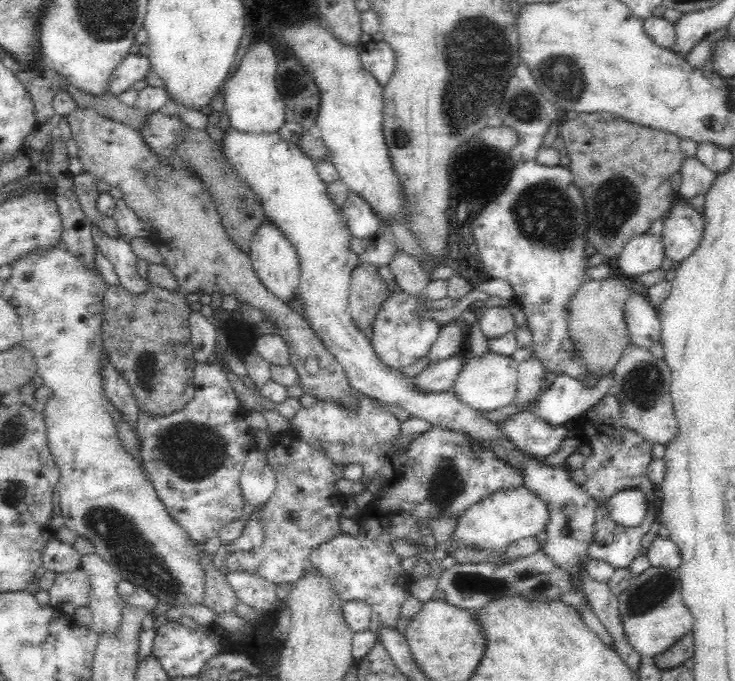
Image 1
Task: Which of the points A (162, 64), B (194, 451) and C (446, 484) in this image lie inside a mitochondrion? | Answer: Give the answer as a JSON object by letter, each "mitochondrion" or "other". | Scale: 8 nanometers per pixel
{"A":"other","B":"mitochondrion","C":"mitochondrion"}

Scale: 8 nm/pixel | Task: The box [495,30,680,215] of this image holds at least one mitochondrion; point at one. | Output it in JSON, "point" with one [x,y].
{"point":[560,73]}

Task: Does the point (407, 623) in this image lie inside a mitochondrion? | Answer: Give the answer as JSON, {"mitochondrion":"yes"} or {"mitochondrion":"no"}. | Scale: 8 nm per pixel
{"mitochondrion":"no"}

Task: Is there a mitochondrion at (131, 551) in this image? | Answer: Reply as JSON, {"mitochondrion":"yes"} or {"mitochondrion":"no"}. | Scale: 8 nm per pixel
{"mitochondrion":"yes"}

